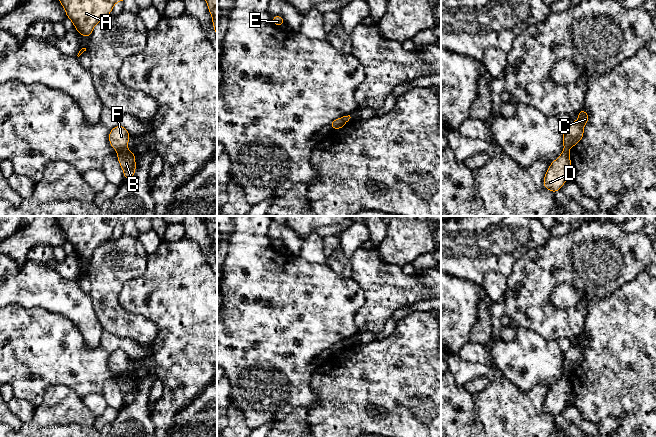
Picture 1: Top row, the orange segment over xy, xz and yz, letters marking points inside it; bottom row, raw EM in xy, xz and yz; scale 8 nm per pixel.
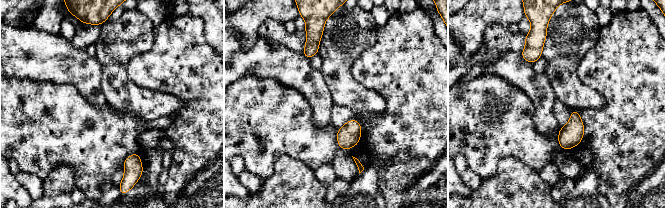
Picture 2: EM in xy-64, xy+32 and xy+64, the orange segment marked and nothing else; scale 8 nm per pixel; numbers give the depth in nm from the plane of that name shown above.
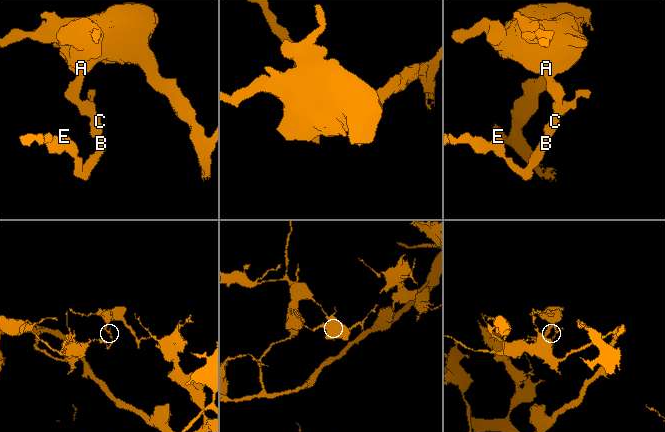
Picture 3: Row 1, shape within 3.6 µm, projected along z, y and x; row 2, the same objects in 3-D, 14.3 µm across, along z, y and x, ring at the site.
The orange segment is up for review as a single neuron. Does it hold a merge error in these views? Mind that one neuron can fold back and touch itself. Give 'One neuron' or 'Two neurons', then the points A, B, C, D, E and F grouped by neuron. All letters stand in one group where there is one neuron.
Two neurons. Groups: A C F / B D E

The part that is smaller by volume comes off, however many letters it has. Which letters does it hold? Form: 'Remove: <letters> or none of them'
Remove: A, C, F

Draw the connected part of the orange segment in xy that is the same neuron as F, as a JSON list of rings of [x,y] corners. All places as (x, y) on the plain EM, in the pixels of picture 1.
[[[118,349],[110,354],[108,362],[110,369],[120,375],[126,373],[130,358],[124,350]]]

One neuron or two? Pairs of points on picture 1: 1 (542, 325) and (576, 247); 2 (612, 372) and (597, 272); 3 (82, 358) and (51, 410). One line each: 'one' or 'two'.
1: one
2: two
3: two

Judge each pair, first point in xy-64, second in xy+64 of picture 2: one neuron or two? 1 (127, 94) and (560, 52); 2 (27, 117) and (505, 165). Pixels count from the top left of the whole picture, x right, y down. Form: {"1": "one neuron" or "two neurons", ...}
{"1": "one neuron", "2": "two neurons"}

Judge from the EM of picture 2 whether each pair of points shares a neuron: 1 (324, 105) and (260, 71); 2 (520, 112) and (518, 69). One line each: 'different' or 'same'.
1: same
2: different

